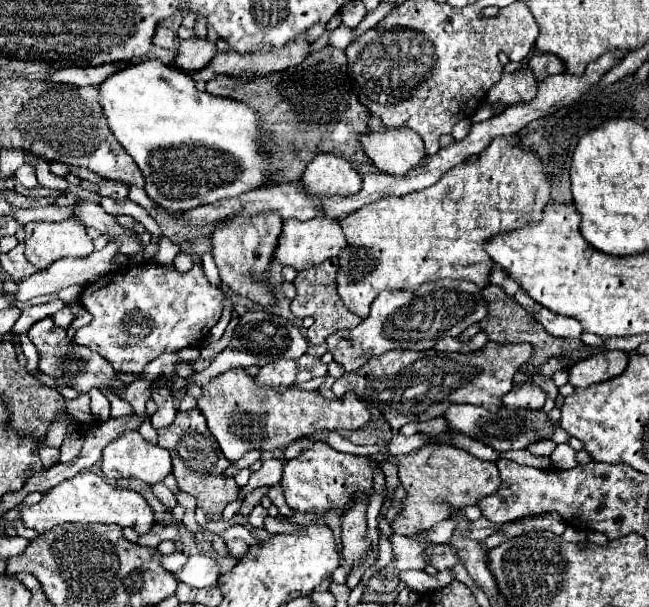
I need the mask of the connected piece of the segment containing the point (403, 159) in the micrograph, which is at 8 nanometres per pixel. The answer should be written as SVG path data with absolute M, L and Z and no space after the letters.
M409 129L369 133L361 137L361 143L377 169L397 177L407 175L427 159L421 137Z

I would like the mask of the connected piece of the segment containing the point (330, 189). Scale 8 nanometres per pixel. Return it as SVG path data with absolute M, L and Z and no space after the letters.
M321 153L309 163L301 177L305 193L315 197L327 195L353 195L361 189L361 175L353 169L347 159L333 153Z

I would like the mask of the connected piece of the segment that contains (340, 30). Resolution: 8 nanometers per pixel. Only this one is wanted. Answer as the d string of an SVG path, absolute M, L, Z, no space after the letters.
M337 27L329 37L329 45L335 49L347 49L351 41L353 41L353 29L347 27Z

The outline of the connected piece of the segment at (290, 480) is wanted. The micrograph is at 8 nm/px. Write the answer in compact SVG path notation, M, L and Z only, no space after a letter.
M319 441L299 457L285 463L281 487L285 491L287 505L299 513L313 513L323 517L329 509L333 509L337 515L343 515L349 507L353 507L357 493L365 493L367 497L375 493L375 467L379 467L379 463L375 463L371 457L339 453Z

